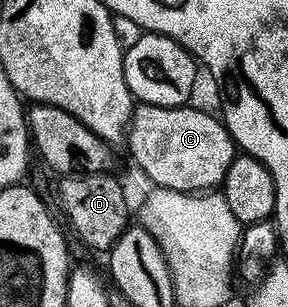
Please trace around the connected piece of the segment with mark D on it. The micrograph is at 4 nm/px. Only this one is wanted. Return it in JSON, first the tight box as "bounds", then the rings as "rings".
{"bounds":[56,172,132,253],"rings":[[[85,172],[75,173],[70,176],[61,176],[56,191],[60,205],[77,237],[83,243],[102,253],[108,253],[114,247],[116,241],[129,228],[130,215],[132,219],[132,209],[128,207],[128,199],[121,183],[111,172]]]}

